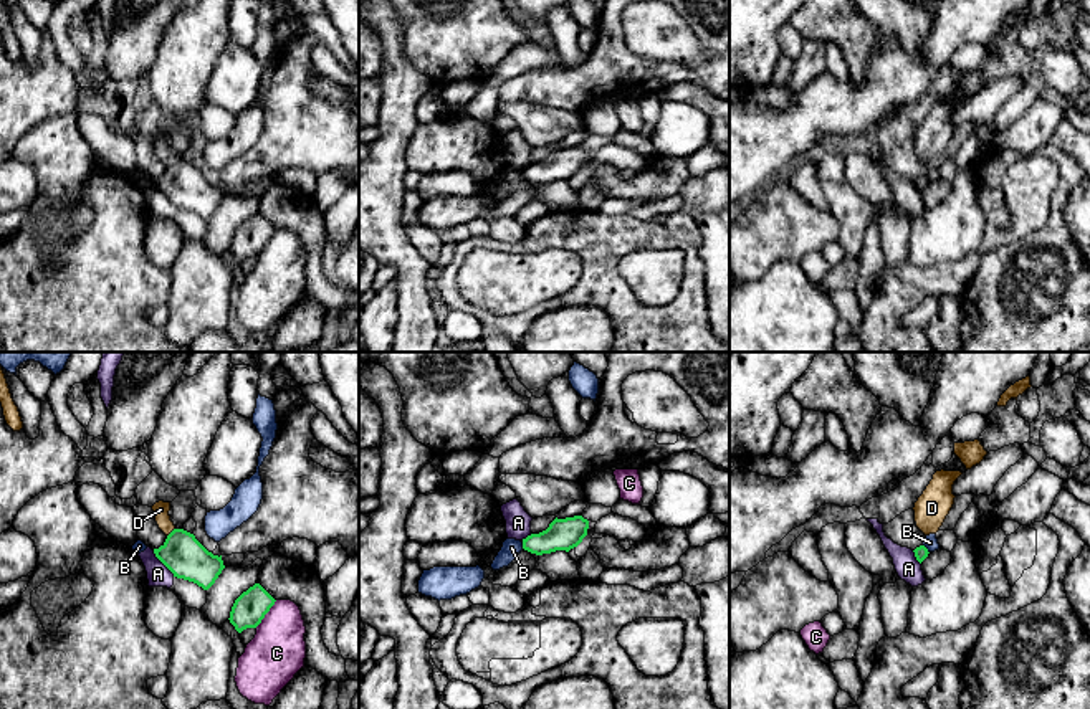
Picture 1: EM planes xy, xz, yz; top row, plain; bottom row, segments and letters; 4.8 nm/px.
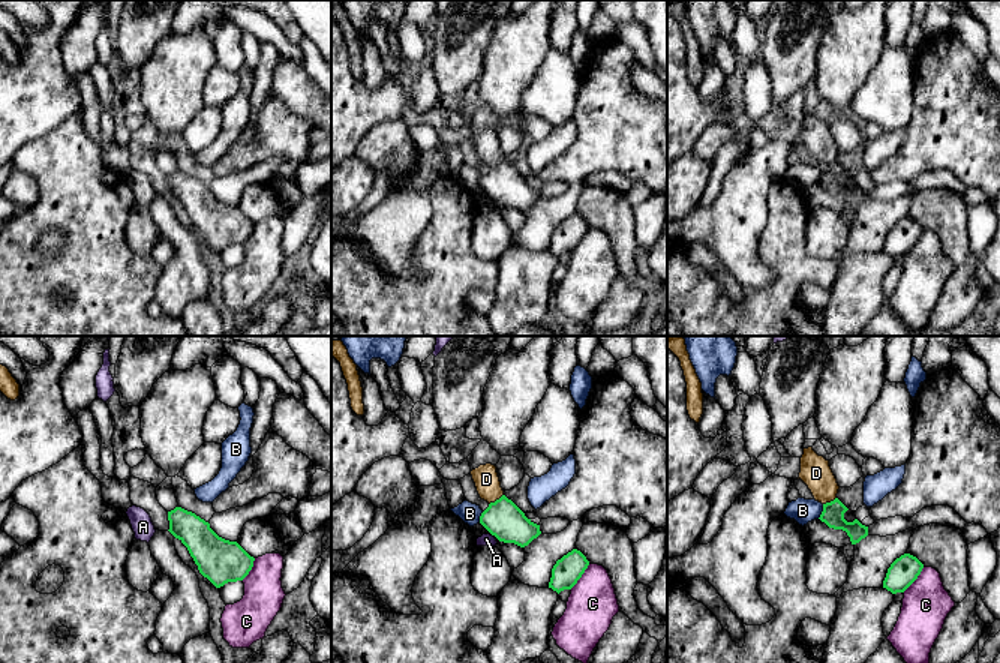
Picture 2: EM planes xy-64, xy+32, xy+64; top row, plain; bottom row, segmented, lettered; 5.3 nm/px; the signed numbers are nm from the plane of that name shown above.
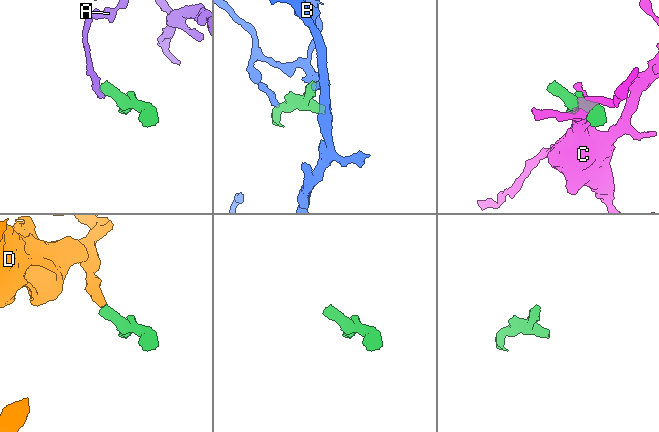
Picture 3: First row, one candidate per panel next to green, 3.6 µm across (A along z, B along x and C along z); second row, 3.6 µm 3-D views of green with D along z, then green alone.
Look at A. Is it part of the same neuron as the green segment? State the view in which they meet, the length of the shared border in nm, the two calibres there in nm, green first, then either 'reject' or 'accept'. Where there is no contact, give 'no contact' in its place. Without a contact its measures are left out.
meets green in xy; contact 170 nm long; 200 nm thick on the green side, 110 nm on the other; reject

